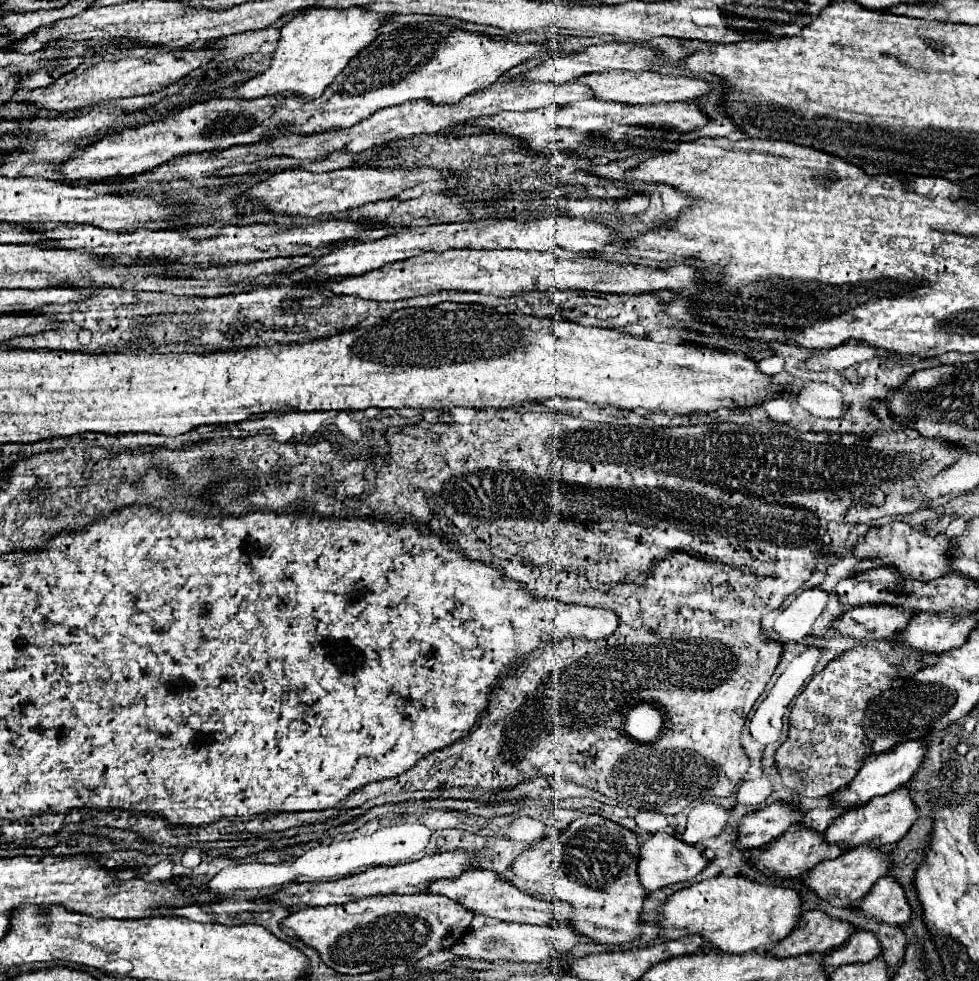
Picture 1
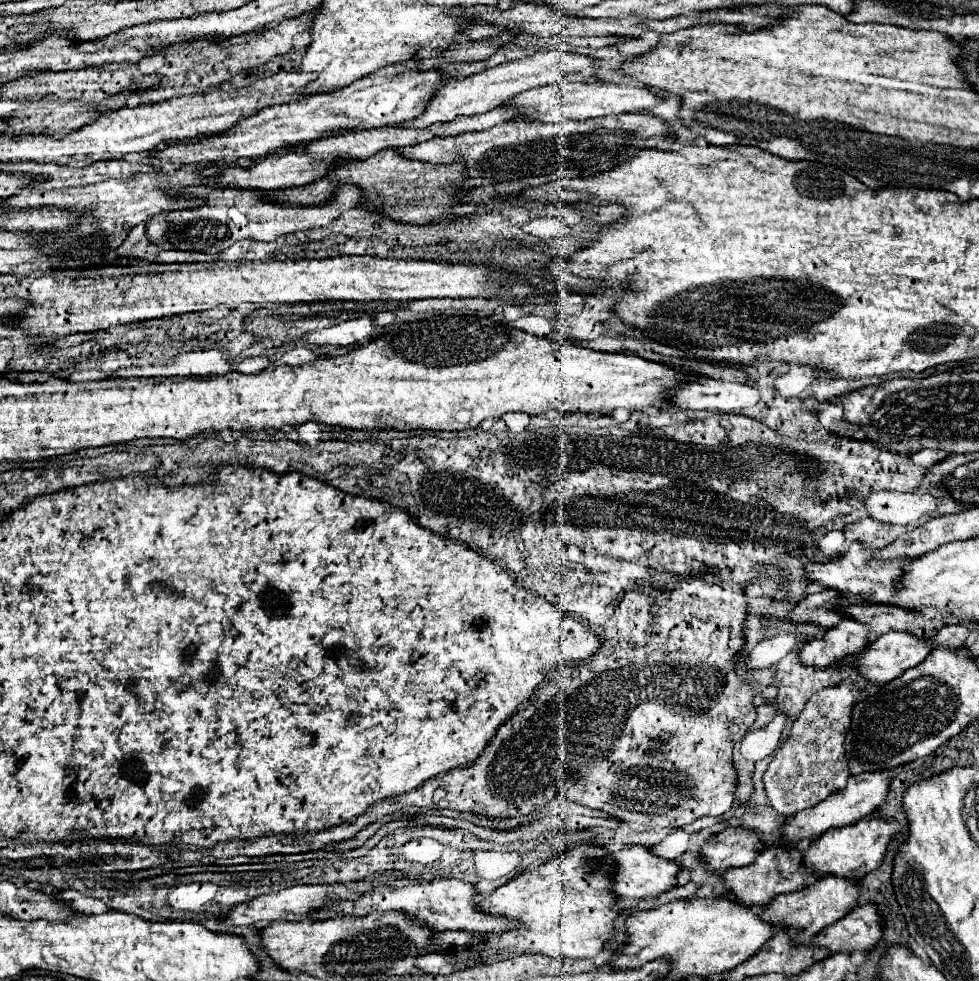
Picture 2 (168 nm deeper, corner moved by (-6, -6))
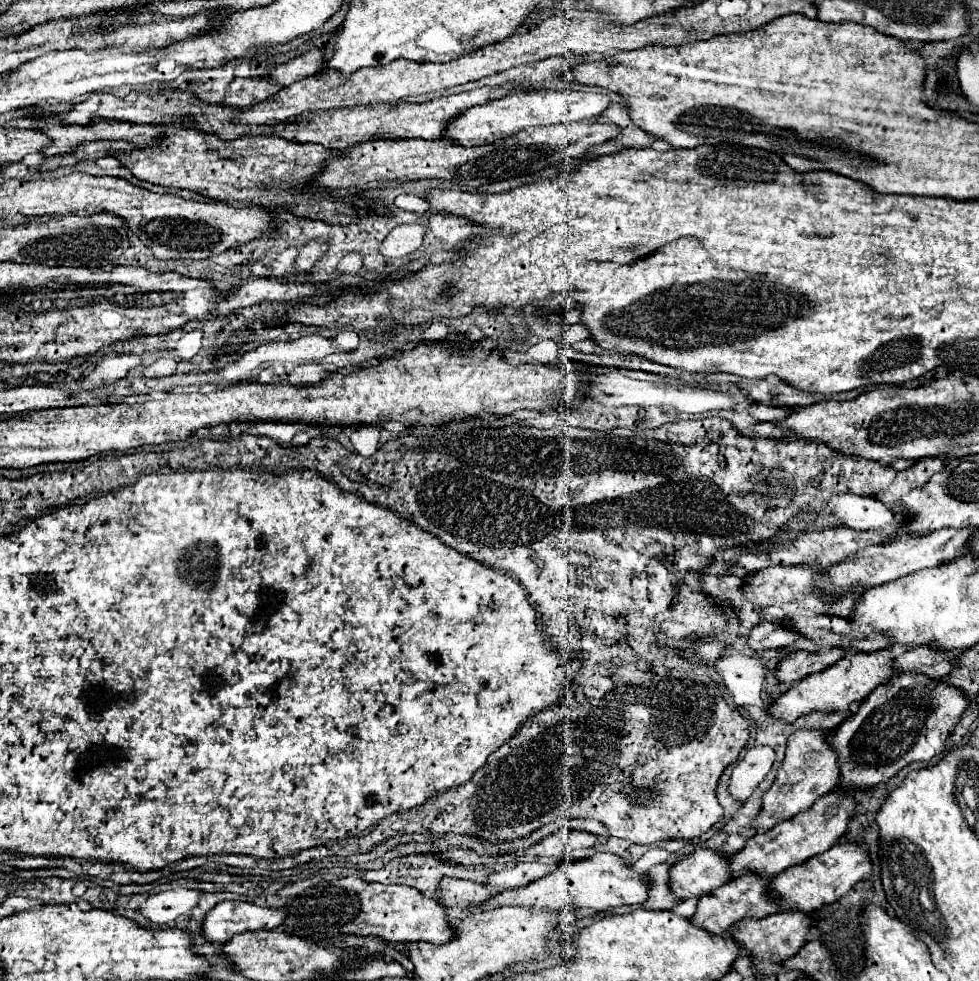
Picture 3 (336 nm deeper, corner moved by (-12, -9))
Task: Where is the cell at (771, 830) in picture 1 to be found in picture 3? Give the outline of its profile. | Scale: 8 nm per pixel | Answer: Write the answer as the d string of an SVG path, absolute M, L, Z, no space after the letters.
M696 849L668 871L668 887L678 901L708 895L730 879L730 861L710 849Z

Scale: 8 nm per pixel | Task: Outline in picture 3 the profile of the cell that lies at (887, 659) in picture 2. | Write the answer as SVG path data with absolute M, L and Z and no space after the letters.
M890 649L874 651L874 653L850 653L832 667L808 675L802 681L794 683L786 693L782 693L778 699L772 701L772 705L766 709L768 715L774 719L784 719L786 723L794 723L798 717L812 713L812 711L822 711L822 713L842 713L846 711L854 701L864 701L878 685L886 683L894 675L892 669L892 659L890 659Z

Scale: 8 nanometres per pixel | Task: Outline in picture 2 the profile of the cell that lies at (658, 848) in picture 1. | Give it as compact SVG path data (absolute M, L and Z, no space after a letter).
M630 846L630 848L624 848L624 850L620 850L620 852L614 854L614 860L618 864L614 892L618 896L622 896L622 898L636 898L636 900L642 900L642 898L648 898L648 896L656 898L662 892L678 886L676 880L678 880L678 874L680 874L682 866L676 860L666 860L666 858L656 856L646 846Z

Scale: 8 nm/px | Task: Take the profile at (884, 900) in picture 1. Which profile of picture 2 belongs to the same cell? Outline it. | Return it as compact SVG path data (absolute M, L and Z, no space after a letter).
M868 902L864 906L854 908L836 924L826 926L812 942L814 946L828 948L832 954L870 950L878 944L882 932L884 932L884 916L876 908L876 904Z

